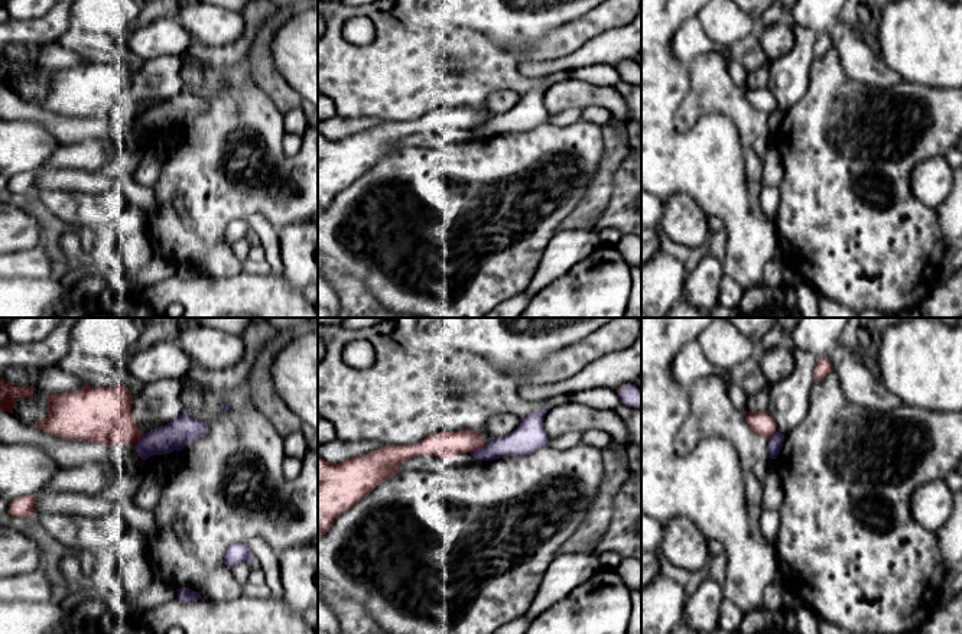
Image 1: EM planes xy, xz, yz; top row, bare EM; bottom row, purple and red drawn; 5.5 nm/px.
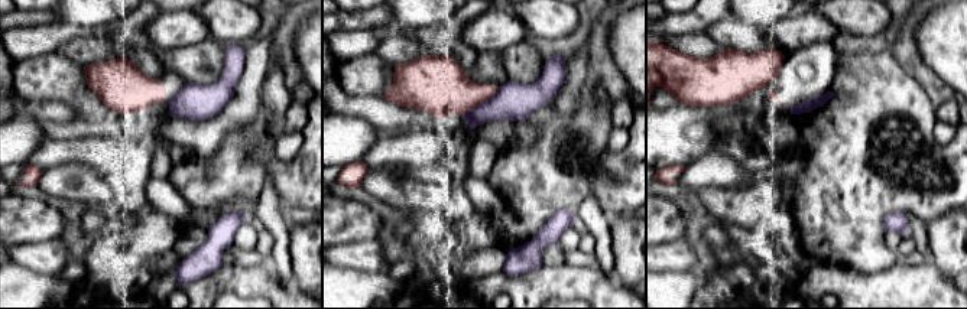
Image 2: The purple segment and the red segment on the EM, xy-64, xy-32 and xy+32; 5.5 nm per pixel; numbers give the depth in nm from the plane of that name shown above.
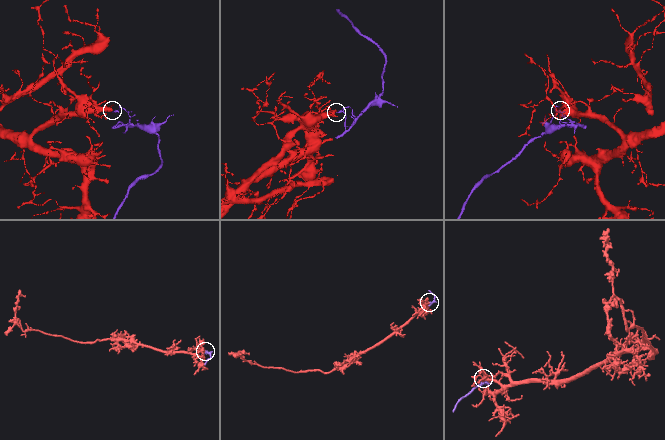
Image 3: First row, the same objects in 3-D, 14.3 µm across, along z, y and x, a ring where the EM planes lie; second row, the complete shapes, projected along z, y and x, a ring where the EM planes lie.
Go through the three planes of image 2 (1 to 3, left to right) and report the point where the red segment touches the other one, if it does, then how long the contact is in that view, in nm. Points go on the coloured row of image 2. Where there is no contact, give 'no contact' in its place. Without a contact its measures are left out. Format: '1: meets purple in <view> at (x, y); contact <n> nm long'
1: no contact
2: meets purple in xy-32 at (482, 103); contact 260 nm long
3: no contact

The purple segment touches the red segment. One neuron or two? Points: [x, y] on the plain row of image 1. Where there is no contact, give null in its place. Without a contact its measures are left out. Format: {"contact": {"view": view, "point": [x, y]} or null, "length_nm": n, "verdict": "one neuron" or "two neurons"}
{"contact": {"view": "xy", "point": [142, 114]}, "length_nm": 120, "verdict": "two neurons"}

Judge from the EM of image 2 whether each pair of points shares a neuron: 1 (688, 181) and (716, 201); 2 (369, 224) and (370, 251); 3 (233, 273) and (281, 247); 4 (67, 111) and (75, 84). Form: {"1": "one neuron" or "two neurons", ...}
{"1": "two neurons", "2": "two neurons", "3": "two neurons", "4": "two neurons"}

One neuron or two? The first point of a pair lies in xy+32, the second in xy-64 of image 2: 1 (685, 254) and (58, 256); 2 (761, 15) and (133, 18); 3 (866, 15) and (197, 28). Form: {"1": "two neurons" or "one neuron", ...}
{"1": "one neuron", "2": "two neurons", "3": "two neurons"}

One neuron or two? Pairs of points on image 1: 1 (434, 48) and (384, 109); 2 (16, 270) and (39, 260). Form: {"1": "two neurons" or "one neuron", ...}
{"1": "one neuron", "2": "one neuron"}

